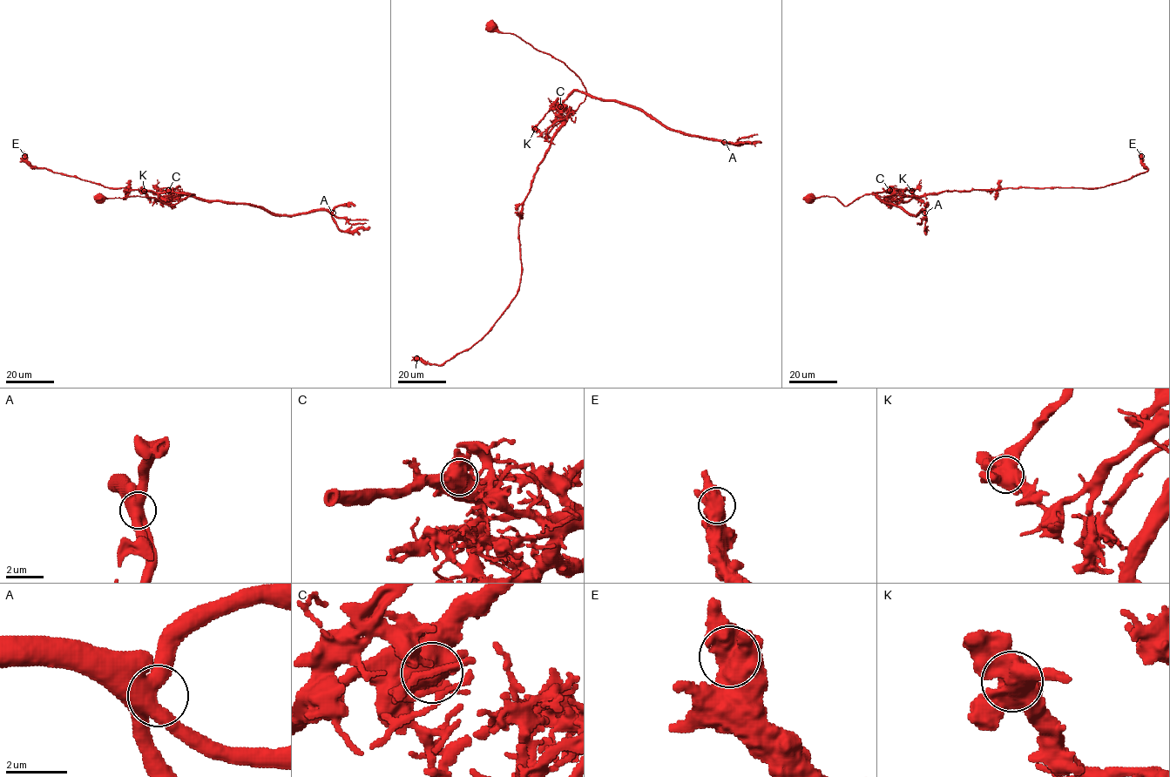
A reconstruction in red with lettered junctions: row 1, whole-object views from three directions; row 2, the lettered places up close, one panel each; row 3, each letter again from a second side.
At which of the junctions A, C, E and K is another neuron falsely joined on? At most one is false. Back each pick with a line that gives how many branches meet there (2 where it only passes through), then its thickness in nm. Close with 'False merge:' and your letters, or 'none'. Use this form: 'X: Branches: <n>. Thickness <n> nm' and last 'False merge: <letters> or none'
C: Branches: 4. Thickness 700 nm
False merge: C

